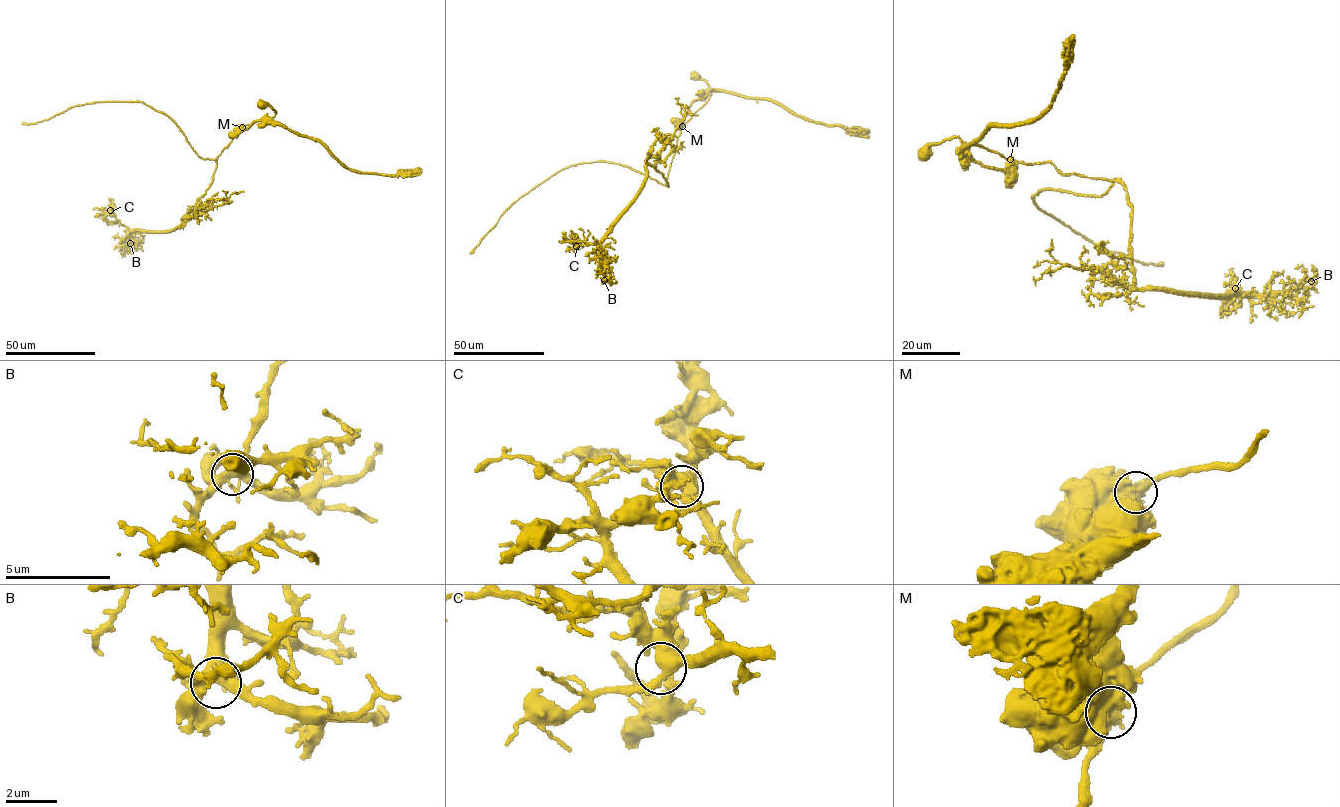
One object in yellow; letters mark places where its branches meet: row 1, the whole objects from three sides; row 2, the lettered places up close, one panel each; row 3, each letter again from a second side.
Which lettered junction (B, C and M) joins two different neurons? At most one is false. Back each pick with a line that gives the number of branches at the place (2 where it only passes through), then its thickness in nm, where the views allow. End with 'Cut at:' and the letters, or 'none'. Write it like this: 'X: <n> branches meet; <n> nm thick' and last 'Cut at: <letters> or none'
M: 4 branches meet; 480 nm thick
Cut at: M

